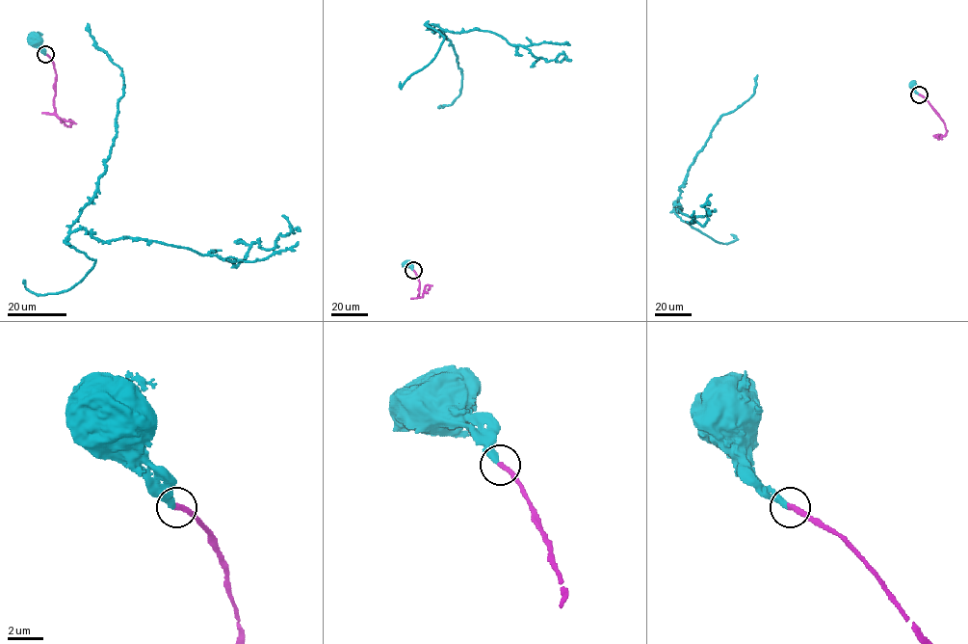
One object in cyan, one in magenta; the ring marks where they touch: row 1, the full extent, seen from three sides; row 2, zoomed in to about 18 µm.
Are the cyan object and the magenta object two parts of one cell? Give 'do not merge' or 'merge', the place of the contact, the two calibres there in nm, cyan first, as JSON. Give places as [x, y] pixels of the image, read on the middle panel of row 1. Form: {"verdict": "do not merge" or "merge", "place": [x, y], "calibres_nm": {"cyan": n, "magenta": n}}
{"verdict": "merge", "place": [413, 270], "calibres_nm": {"cyan": 360, "magenta": 300}}

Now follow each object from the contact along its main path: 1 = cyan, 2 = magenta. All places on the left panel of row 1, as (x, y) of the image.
1: (45, 54), (36, 39)
2: (45, 54), (56, 72), (55, 113), (61, 120), (69, 120), (72, 123), (69, 126)

